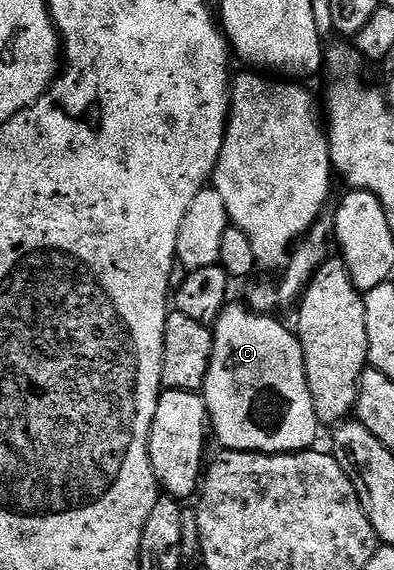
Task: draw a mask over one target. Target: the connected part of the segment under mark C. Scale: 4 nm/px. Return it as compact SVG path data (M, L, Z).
M234 302L227 303L222 313L218 315L218 321L212 326L214 334L212 358L210 359L208 374L204 378L204 386L200 395L206 402L206 414L209 423L212 425L213 439L215 436L222 443L221 447L231 452L264 452L267 456L279 456L285 452L305 452L313 449L315 447L314 439L318 436L318 428L320 429L320 414L315 410L314 403L312 402L312 394L308 390L302 343L299 342L297 335L291 329L289 332L280 321L274 320L278 318L271 318L266 314L257 314L247 307L245 303L242 304L234 304Z

